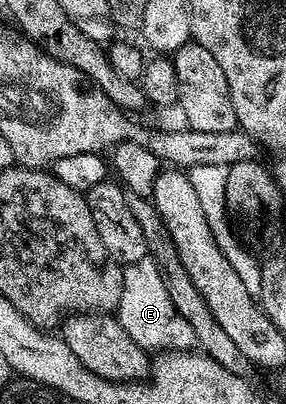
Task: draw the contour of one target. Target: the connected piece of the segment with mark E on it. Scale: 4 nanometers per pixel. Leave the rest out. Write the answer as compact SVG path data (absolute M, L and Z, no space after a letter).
M146 257L128 264L123 270L123 297L115 312L117 319L127 329L127 337L150 353L166 351L187 351L196 344L195 329L187 323L183 313L171 301L165 279L157 260Z

